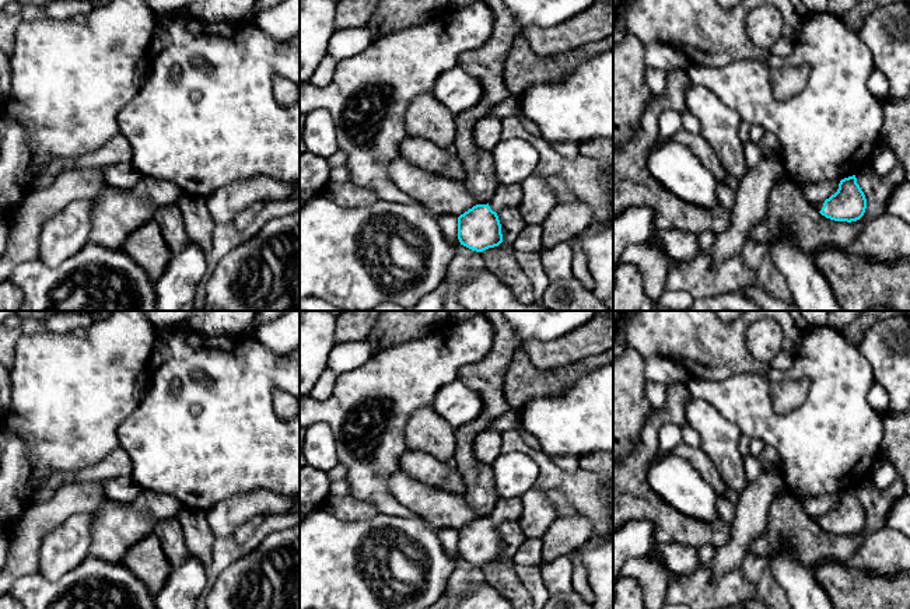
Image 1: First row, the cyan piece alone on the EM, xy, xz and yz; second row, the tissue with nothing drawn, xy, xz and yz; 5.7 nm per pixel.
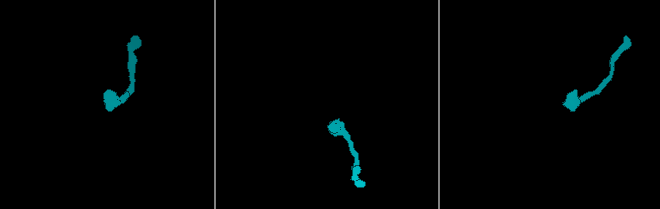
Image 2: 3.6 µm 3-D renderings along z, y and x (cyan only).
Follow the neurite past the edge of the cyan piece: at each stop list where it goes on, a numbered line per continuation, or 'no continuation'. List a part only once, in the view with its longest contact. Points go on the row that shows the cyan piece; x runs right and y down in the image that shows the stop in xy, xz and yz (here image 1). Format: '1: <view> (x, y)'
1: xz (504, 196)

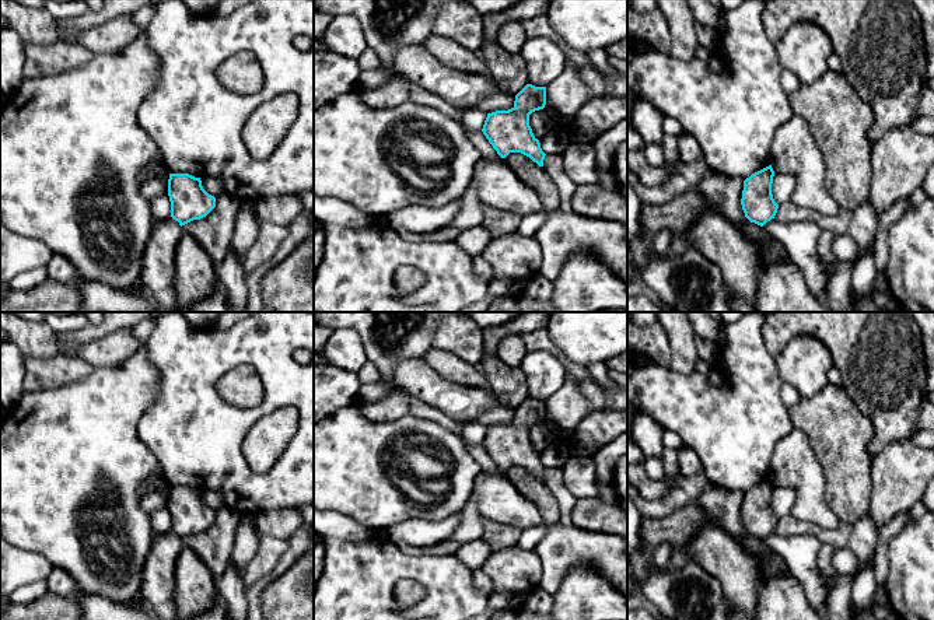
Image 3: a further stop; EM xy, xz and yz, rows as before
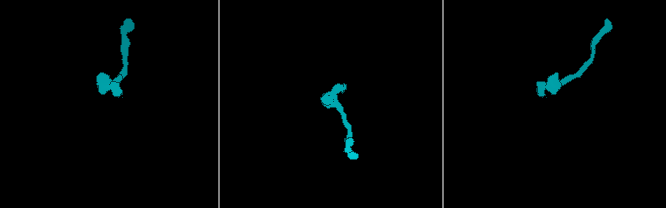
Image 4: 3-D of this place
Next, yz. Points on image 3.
no continuation

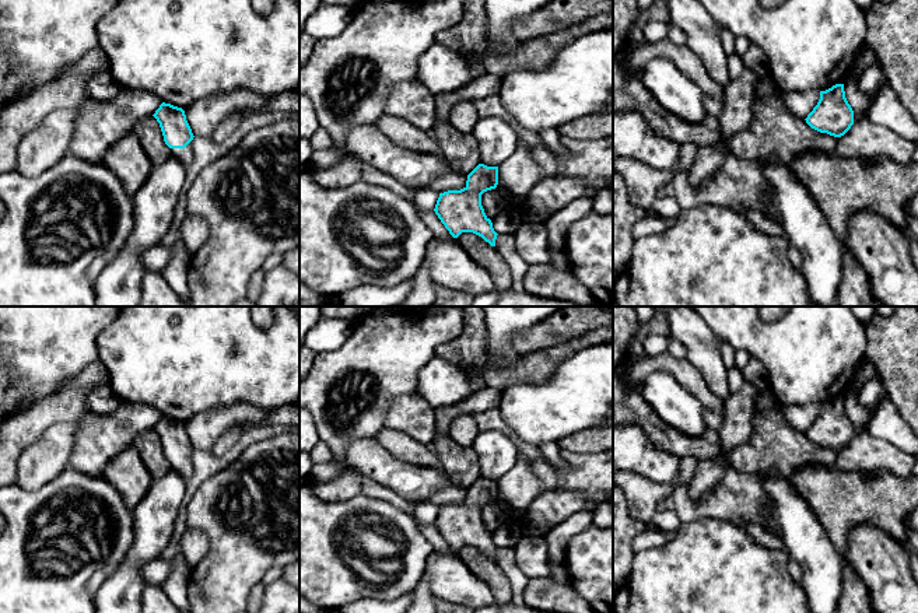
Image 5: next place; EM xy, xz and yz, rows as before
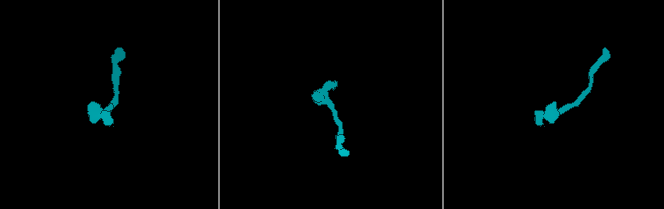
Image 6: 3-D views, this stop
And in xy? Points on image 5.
1: xy (185, 156)

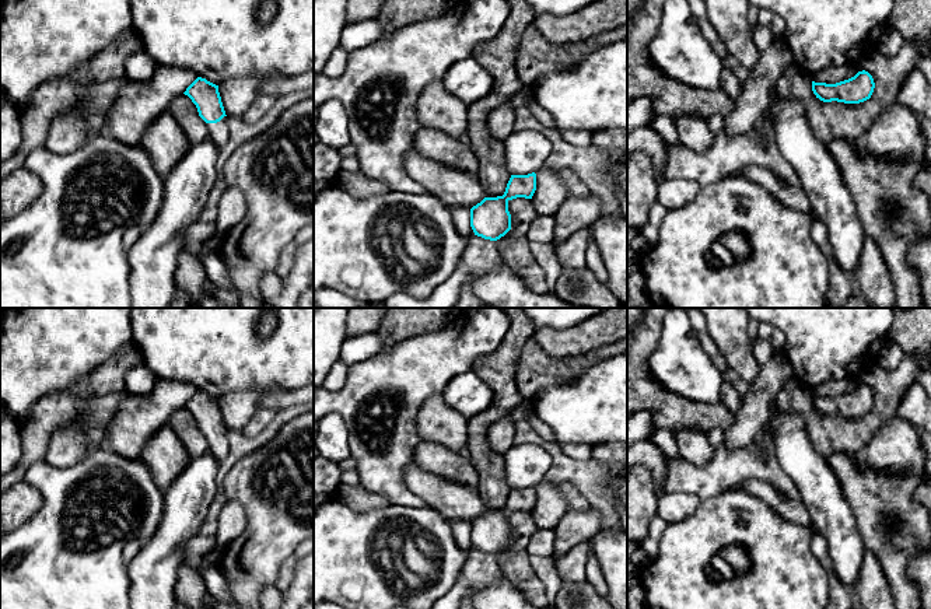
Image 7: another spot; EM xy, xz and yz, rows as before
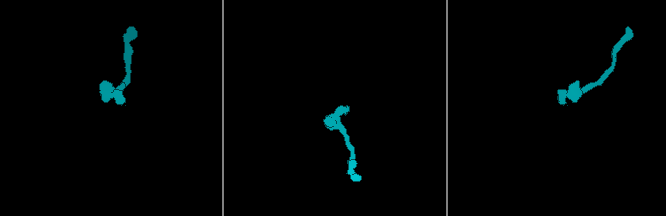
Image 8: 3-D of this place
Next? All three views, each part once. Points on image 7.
1: xy (219, 132)

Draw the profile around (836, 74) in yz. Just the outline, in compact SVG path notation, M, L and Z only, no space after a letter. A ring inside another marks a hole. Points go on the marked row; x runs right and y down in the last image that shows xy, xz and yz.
M858 62L858 63L822 70L815 74L811 74L811 77L812 81L815 83L836 84L854 77L858 71L862 70L864 70L862 62Z

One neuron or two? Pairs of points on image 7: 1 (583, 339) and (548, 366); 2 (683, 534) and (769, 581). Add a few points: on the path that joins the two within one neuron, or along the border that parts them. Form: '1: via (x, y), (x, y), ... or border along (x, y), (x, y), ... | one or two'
1: border along (532, 338), (555, 357), (571, 357), (590, 352) | two
2: via (711, 534), (746, 534), (766, 553) | one

